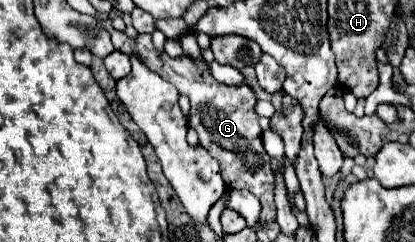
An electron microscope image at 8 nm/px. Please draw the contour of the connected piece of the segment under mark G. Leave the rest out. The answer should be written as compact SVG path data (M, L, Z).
M101 20L103 28L111 32L111 40L115 50L121 50L125 54L137 52L141 60L157 72L163 80L175 84L175 88L181 94L187 94L191 100L191 110L189 110L189 126L199 134L199 144L221 164L221 176L223 182L227 182L229 188L239 190L245 188L253 192L261 200L261 220L259 224L273 222L275 220L275 174L271 172L269 166L269 156L257 154L253 150L243 150L243 148L263 148L261 142L261 128L257 122L255 114L255 94L247 84L239 86L227 86L217 82L211 72L209 64L205 60L193 60L187 54L181 54L177 58L167 56L165 52L155 50L151 42L151 34L137 34L135 38L129 38L125 32L117 32L111 26L111 20Z

